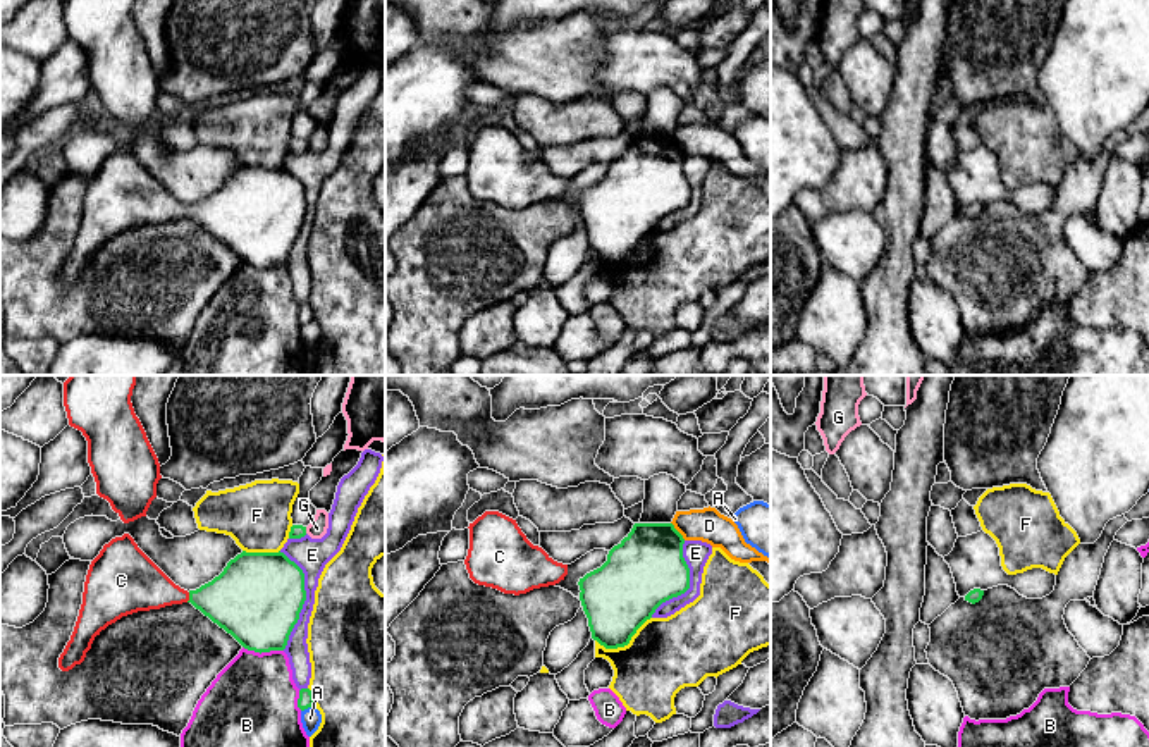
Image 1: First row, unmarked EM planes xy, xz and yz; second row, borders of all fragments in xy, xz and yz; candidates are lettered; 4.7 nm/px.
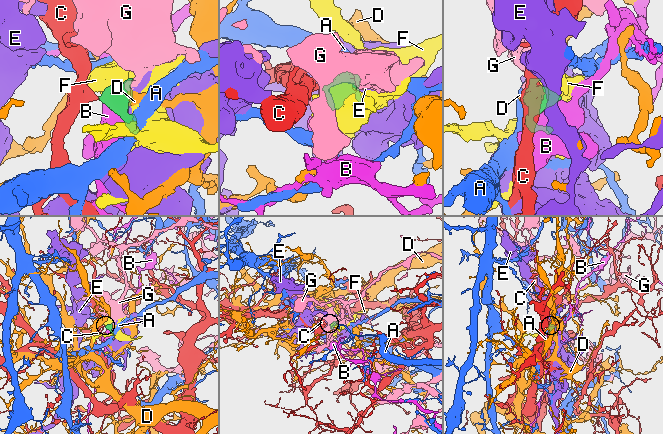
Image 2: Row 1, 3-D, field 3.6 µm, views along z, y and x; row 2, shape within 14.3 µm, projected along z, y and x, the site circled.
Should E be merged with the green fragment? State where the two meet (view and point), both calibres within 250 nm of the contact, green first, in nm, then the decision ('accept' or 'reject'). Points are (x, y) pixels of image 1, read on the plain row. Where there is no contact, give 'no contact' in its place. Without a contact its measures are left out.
contact xy (305, 214); calibres 420 and 160 nm; reject

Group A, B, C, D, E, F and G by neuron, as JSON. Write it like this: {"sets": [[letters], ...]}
{"sets": [["A"], ["B"], ["C"], ["D"], ["E"], ["F"], ["G"]]}

